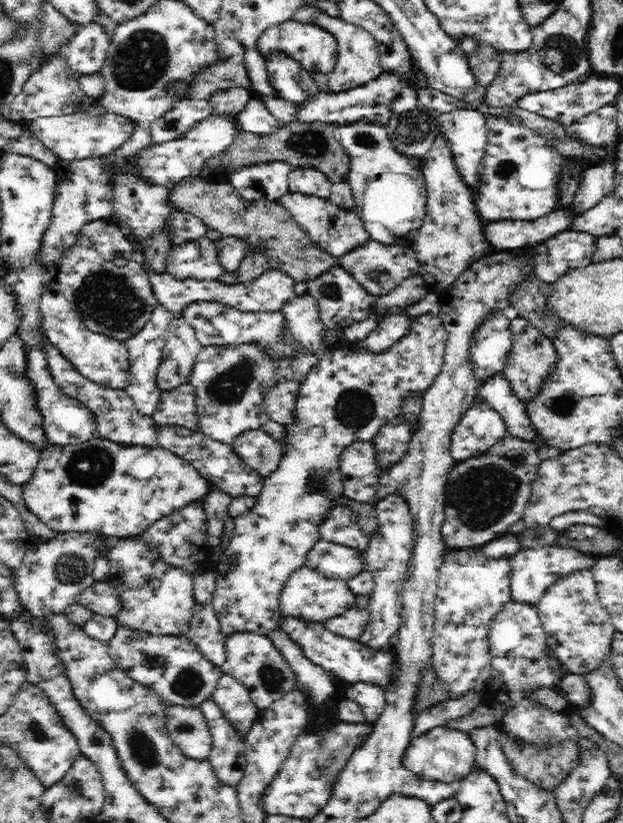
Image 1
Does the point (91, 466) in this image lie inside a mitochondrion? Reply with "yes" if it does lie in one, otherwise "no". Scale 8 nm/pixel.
yes

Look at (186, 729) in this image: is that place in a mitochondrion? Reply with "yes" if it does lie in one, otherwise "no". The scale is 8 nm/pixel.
yes

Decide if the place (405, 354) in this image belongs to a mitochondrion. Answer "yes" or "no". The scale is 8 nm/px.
no

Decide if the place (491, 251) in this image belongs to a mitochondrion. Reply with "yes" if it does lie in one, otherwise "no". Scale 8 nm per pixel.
no

